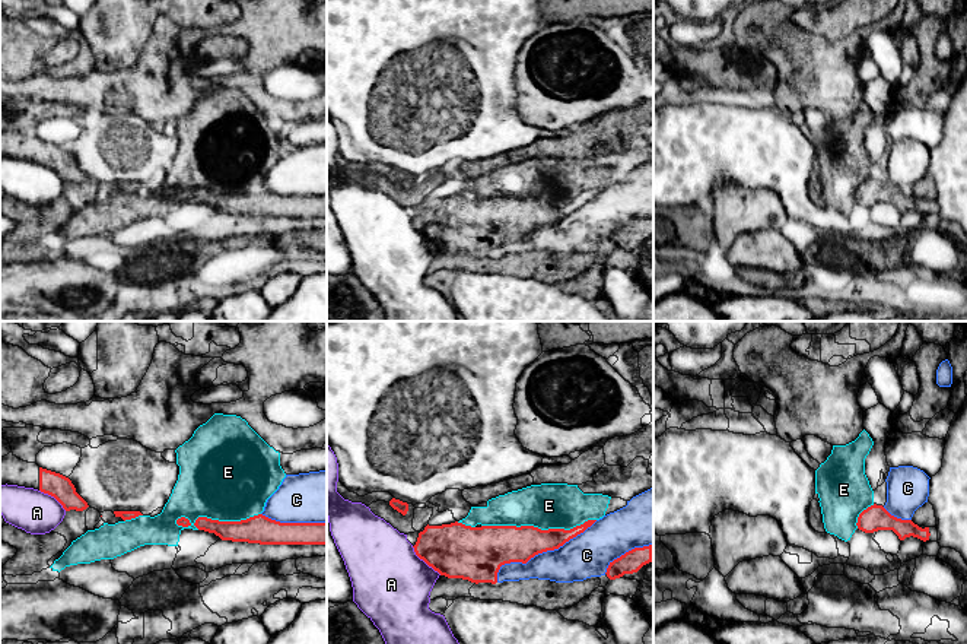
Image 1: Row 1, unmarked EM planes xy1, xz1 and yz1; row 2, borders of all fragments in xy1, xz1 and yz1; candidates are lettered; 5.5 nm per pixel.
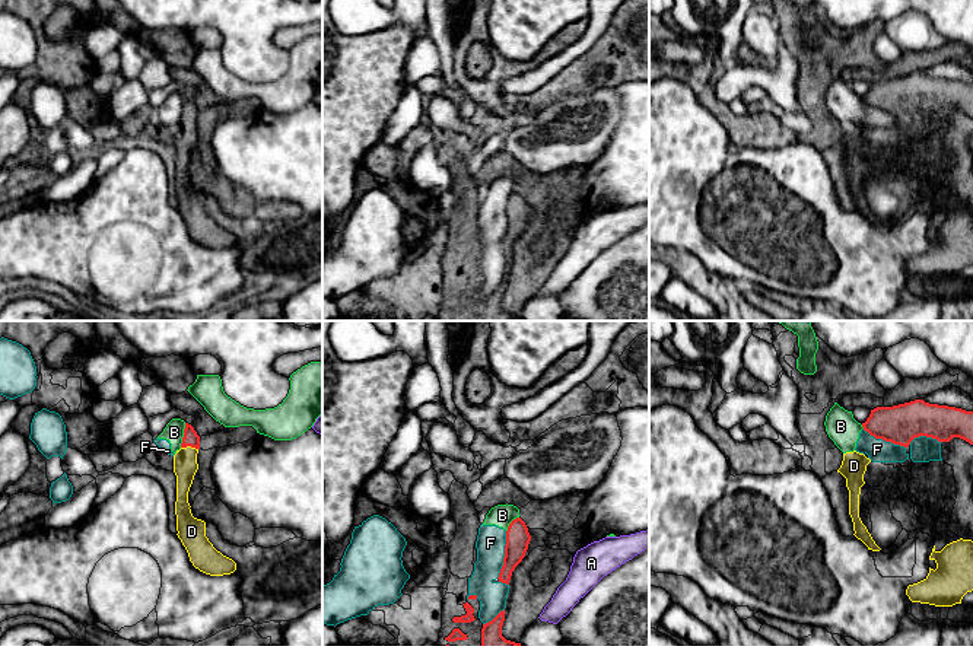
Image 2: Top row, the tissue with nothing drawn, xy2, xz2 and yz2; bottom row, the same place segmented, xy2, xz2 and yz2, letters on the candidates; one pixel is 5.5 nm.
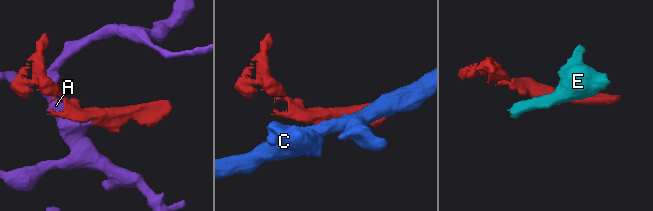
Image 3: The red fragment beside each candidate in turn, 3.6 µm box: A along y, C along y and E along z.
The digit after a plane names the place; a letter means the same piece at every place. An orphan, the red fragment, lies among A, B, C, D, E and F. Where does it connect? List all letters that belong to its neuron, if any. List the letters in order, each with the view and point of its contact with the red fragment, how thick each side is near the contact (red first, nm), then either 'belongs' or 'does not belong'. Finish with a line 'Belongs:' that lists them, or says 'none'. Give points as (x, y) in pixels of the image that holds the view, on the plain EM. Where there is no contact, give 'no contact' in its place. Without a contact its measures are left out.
A: contact xz1 (425, 234); calibres 300 and 420 nm; does not belong
B: contact xy2 (184, 108); calibres 80 and 110 nm; does not belong
C: contact xz1 (541, 225); calibres 220 and 240 nm; does not belong
D: contact xy2 (190, 118); calibres 80 and 130 nm; belongs
E: contact xz1 (538, 202); calibres 220 and 260 nm; does not belong
F: contact xz2 (505, 228); calibres 130 and 160 nm; does not belong
Belongs: D

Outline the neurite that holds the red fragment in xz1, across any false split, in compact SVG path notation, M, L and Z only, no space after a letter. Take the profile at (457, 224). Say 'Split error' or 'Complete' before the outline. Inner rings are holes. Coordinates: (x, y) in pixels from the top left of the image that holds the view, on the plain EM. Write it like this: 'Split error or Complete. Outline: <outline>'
Complete. Outline: M597 193L570 203L541 203L534 199L481 199L462 196L426 199L413 219L416 228L448 251L497 256L502 238L527 237L538 226L554 223L583 206Z

